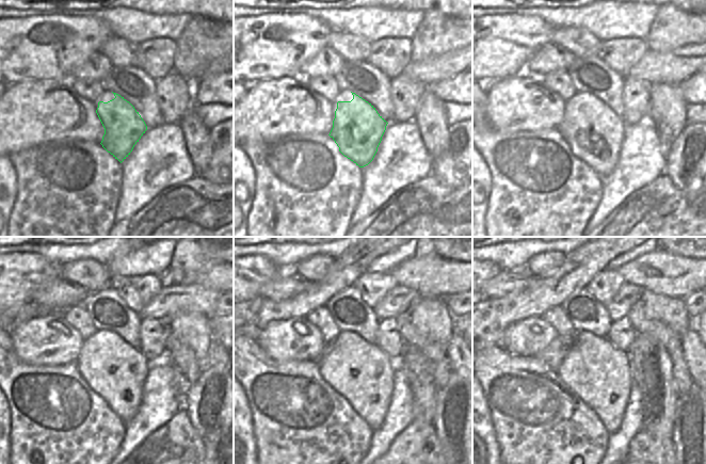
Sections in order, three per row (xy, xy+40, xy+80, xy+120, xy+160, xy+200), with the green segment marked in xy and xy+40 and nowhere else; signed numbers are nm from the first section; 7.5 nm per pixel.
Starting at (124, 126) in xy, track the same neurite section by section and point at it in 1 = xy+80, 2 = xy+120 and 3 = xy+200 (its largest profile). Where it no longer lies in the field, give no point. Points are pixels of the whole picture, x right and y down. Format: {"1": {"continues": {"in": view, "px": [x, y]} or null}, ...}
{"1": {"continues": {"in": "xy+80", "px": [595, 136]}}, "2": {"continues": {"in": "xy+120", "px": [117, 374]}}, "3": {"continues": {"in": "xy+200", "px": [599, 373]}}}

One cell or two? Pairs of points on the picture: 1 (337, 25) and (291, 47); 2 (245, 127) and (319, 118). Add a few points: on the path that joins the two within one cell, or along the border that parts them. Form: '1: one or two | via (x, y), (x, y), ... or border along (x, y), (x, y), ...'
1: two | border along (308, 16), (321, 19), (333, 30)
2: one | via (263, 118), (301, 118)

